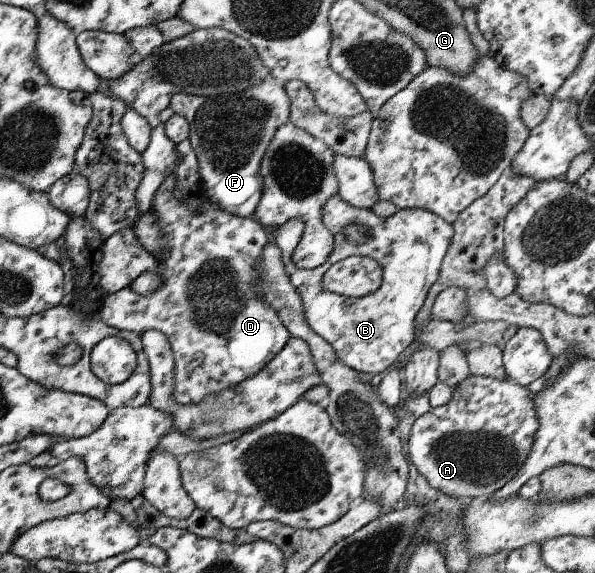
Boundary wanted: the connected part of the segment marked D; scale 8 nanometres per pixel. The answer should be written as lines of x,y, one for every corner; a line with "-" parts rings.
173,173
166,175
153,194
150,207
150,209
152,209
152,215
156,215
156,225
158,225
158,229
160,229
160,233
162,233
162,237
164,237
164,245
162,245
164,257
157,259
157,263
160,265
158,271
160,271
160,277
162,277
160,289
149,295
132,292
130,286
120,289
116,291
116,293
107,295
103,299
98,309
98,315
104,324
114,327
116,330
124,330
138,334
139,336
147,330
155,330
162,333
162,335
166,337
174,357
174,389
172,389
174,399
180,404
198,404
198,401
202,401
204,397
216,395
216,393
224,391
224,389
228,389
228,387
237,386
238,383
242,383
244,379
248,379
248,377
252,377
252,375
258,373
258,371
284,347
290,335
284,328
284,325
279,321
274,309
271,309
263,301
260,301
260,299
256,299
256,287
254,287
256,283
254,283
254,281
258,279
259,273
254,271
254,265
256,265
256,261
261,258
264,244
267,241
264,229
253,218
246,217
242,219
242,217
230,215
212,206
208,200
204,201
202,211
198,211
198,213
196,213
196,211
190,211
184,203
180,203
180,201
174,199
174,195
172,195
174,185
176,185
176,179
174,179

